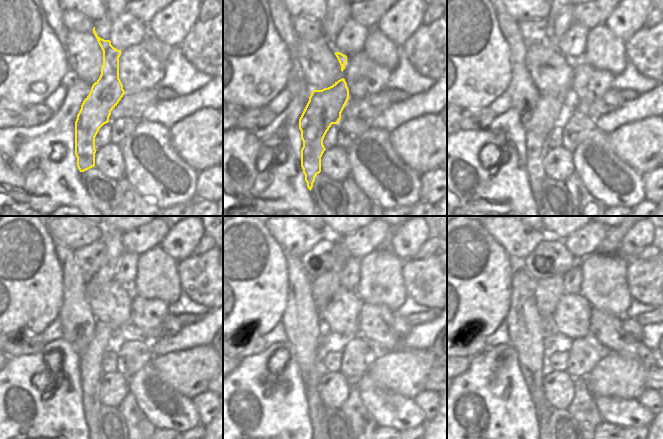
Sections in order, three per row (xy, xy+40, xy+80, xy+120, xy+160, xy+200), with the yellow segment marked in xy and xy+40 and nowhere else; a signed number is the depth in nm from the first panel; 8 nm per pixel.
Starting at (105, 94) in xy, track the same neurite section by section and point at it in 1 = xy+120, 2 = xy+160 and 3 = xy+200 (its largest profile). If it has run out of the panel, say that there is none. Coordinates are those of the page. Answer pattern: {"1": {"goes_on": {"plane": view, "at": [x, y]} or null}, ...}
{"1": {"goes_on": {"plane": "xy+120", "at": [90, 359]}}, "2": {"goes_on": {"plane": "xy+160", "at": [316, 408]}}, "3": {"goes_on": {"plane": "xy+200", "at": [546, 410]}}}

